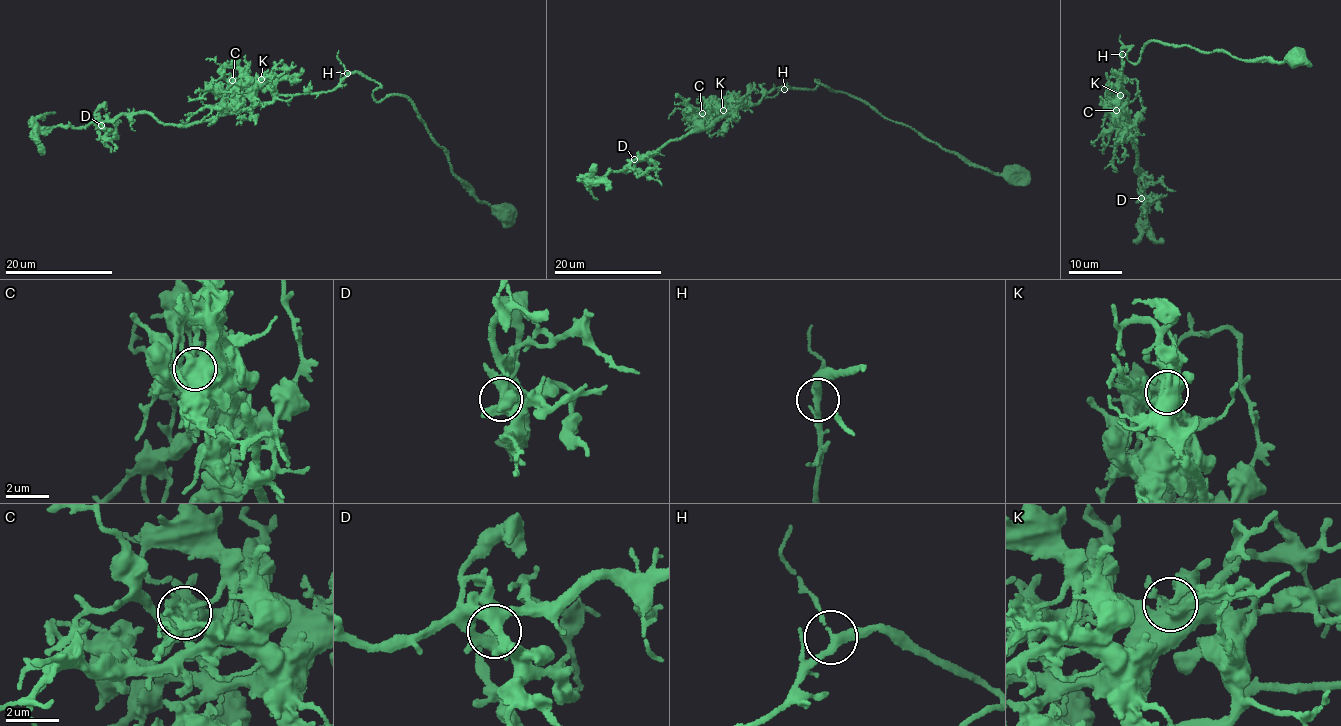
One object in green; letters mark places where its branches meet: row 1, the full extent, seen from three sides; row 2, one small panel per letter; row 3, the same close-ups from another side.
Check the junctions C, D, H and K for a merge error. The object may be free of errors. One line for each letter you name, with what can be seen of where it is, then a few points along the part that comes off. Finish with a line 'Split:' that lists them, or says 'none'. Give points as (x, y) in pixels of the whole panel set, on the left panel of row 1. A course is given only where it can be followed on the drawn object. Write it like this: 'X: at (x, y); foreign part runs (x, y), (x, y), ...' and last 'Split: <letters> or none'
C: at (232, 80); foreign part runs (232, 80), (248, 66), (245, 60), (249, 64), (247, 87), (239, 102), (252, 113), (250, 120)
Split: C

